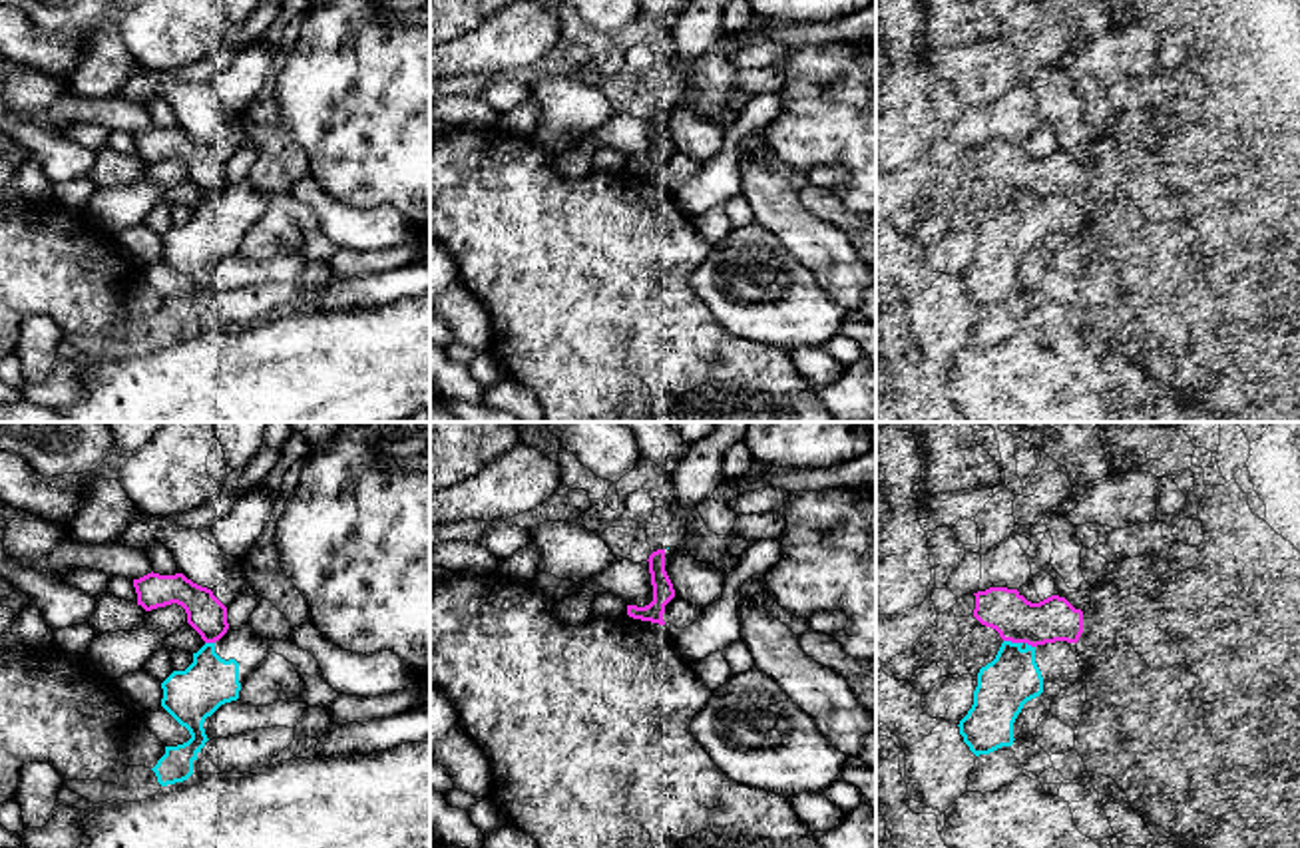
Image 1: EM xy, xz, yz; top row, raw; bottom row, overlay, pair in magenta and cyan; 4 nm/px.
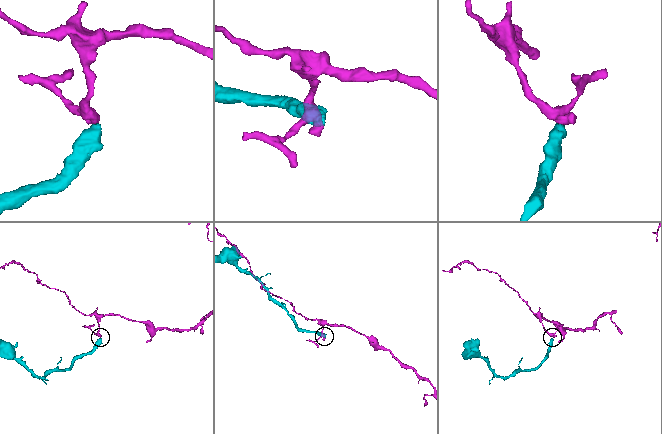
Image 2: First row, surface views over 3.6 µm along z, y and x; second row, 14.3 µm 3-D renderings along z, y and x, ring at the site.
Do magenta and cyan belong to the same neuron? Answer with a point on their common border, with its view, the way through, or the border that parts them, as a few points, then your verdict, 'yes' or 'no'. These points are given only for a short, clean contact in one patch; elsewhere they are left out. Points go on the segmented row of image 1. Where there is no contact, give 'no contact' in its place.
contact yz (1014, 641); no

